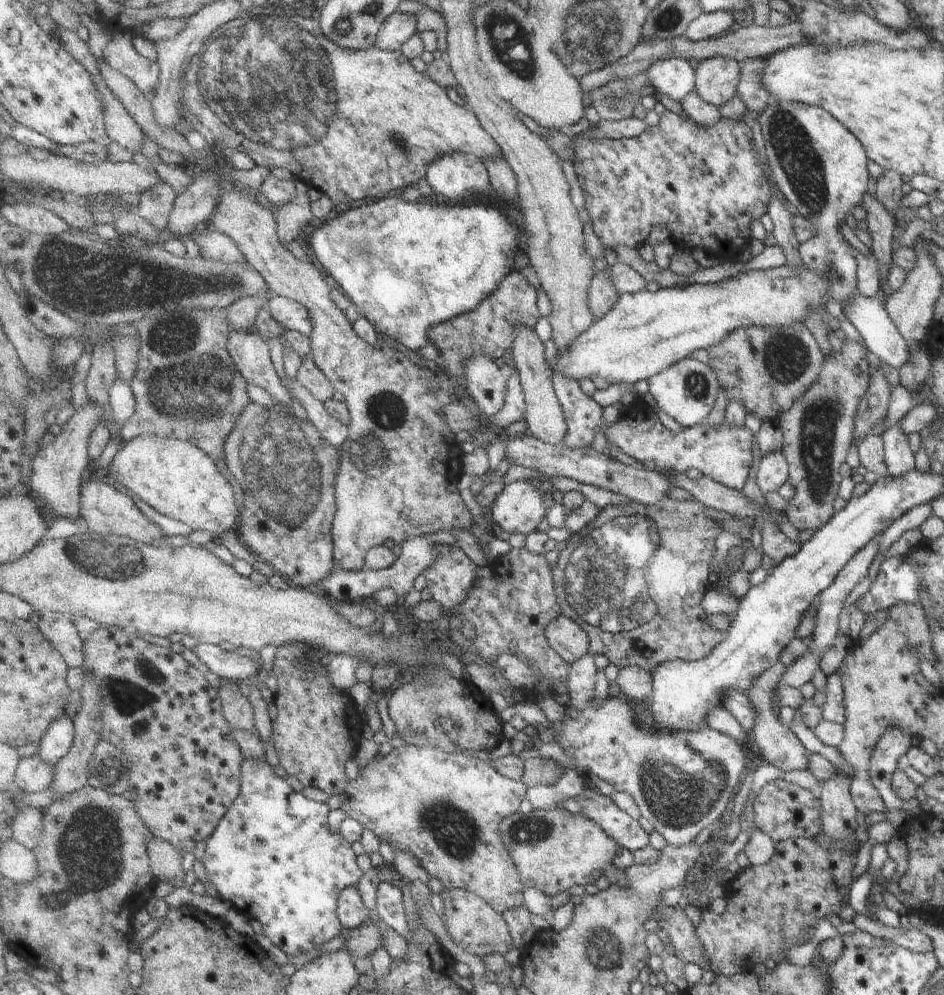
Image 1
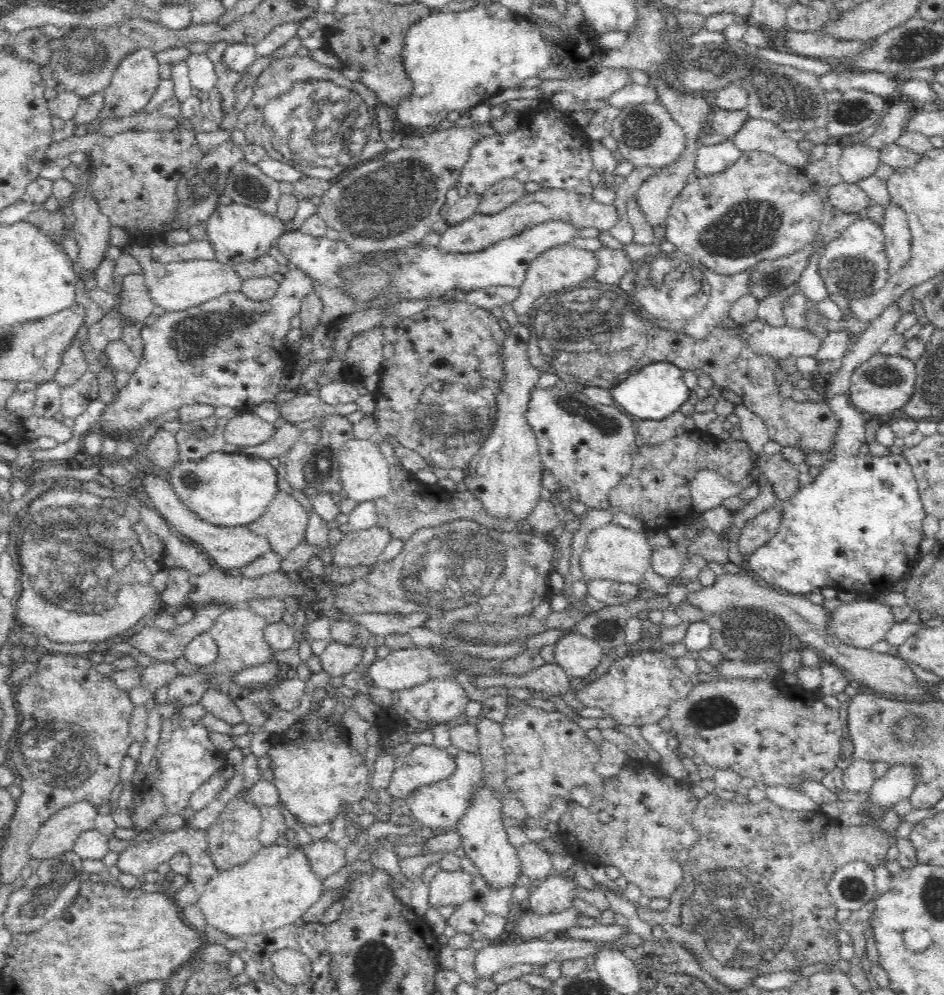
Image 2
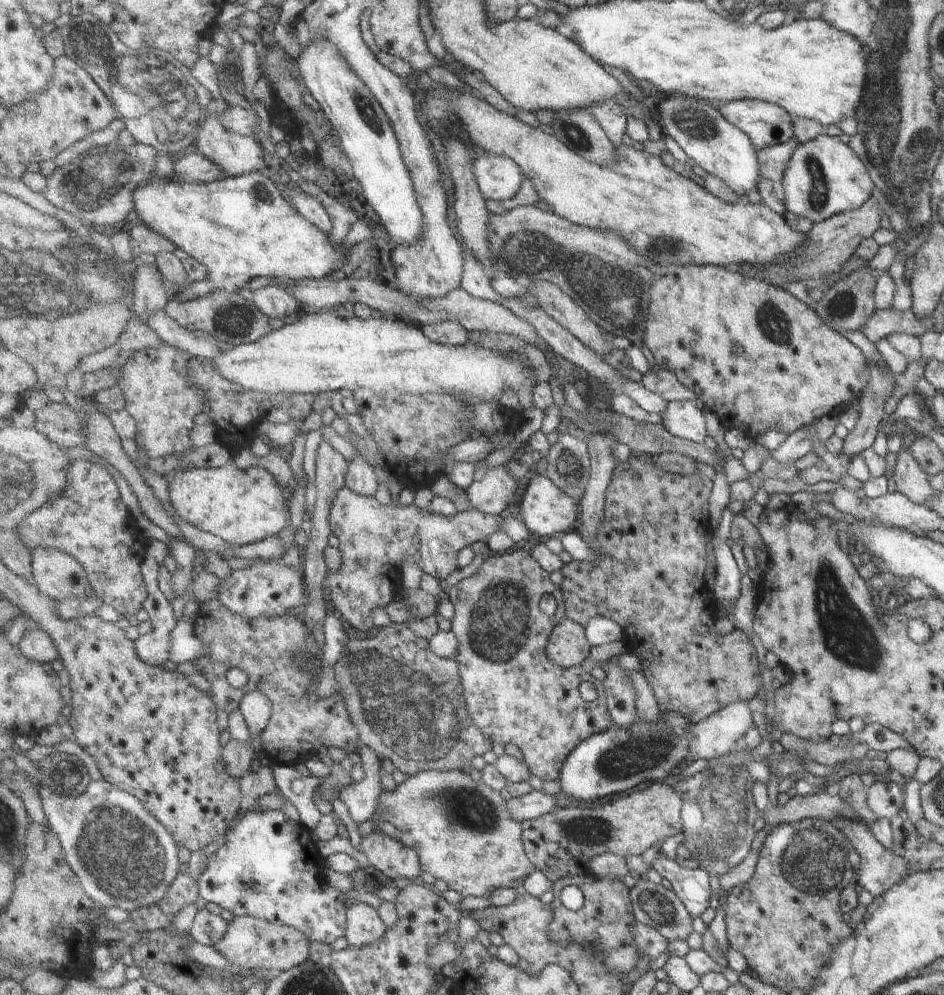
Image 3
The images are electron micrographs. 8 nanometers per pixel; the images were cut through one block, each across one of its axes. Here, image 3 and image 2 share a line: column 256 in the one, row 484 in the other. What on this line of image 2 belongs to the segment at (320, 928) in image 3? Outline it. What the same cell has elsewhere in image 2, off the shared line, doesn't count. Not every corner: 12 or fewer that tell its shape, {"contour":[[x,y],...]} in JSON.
{"contour":[[903,454],[857,455],[831,458],[779,501],[750,569],[792,595],[890,591],[926,546]]}

